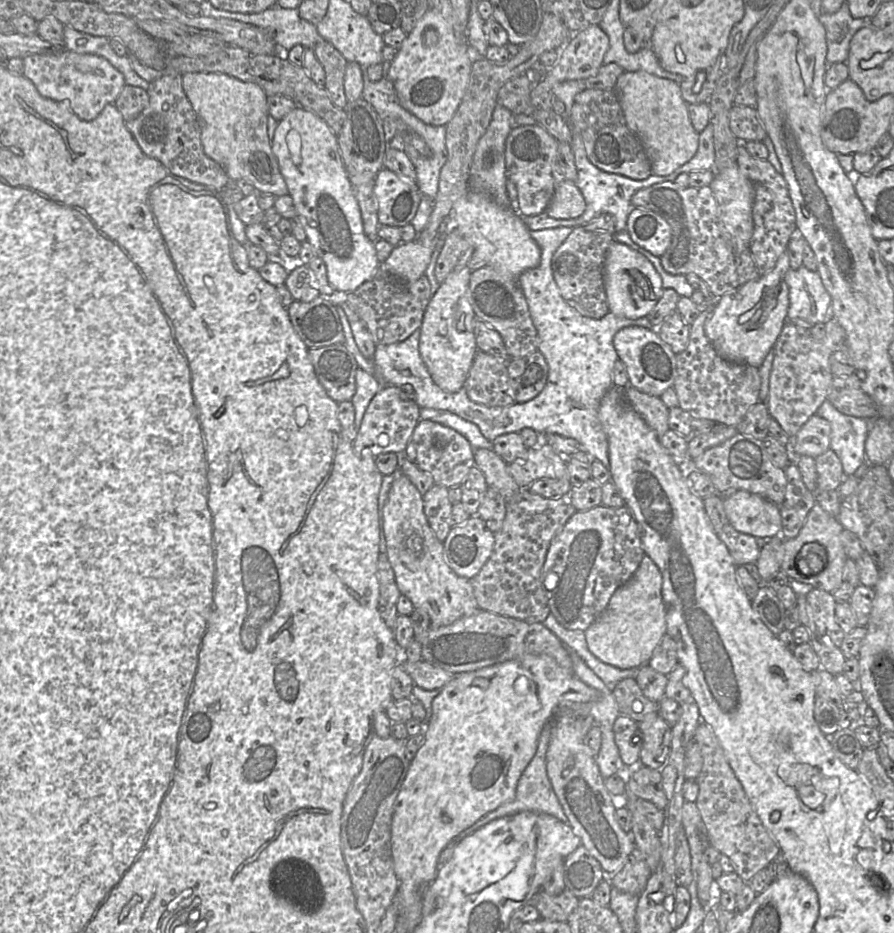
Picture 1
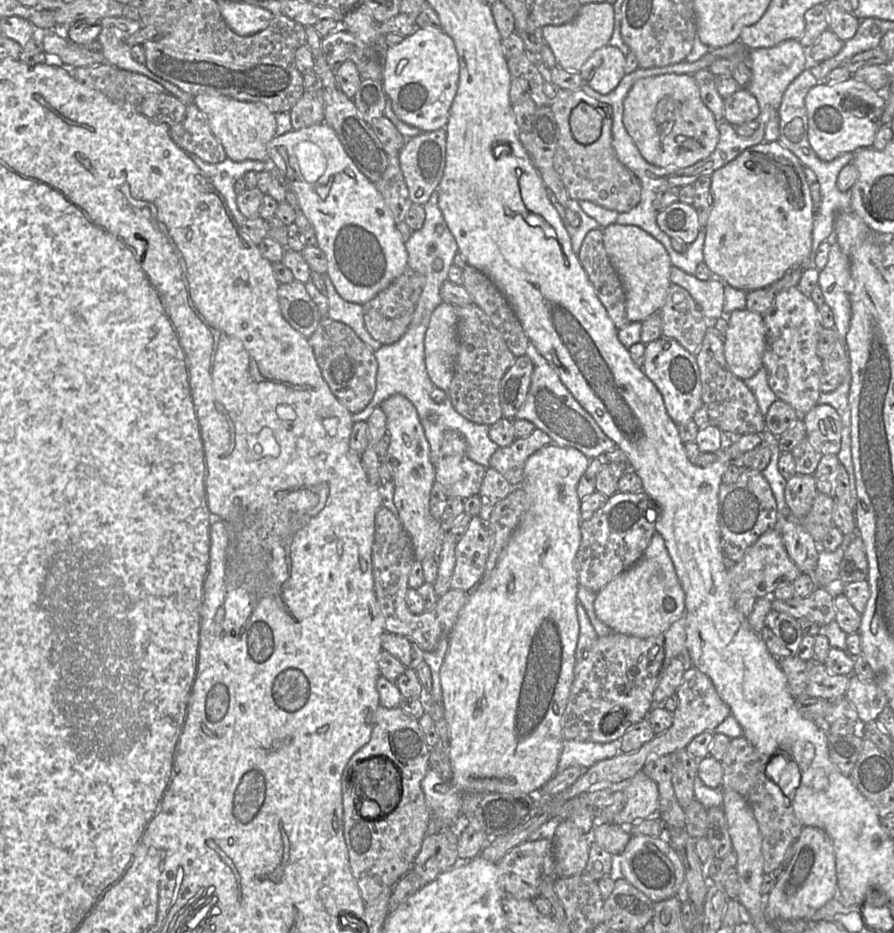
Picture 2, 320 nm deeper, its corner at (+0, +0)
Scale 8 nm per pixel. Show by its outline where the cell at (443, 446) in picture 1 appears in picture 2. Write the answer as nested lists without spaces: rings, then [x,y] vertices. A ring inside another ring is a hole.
[[[454,429],[446,430],[434,465],[435,481],[439,482],[447,497],[462,500],[478,495],[486,468],[467,456],[467,443]]]

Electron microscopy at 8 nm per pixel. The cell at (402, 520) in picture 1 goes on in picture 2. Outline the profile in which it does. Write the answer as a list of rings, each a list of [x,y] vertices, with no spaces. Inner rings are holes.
[[[393,394],[379,405],[387,419],[390,444],[383,461],[389,466],[394,483],[393,501],[398,518],[408,533],[415,560],[423,561],[439,551],[444,531],[439,519],[430,512],[430,492],[435,482],[435,469],[430,458],[430,445],[413,403],[401,394]]]

